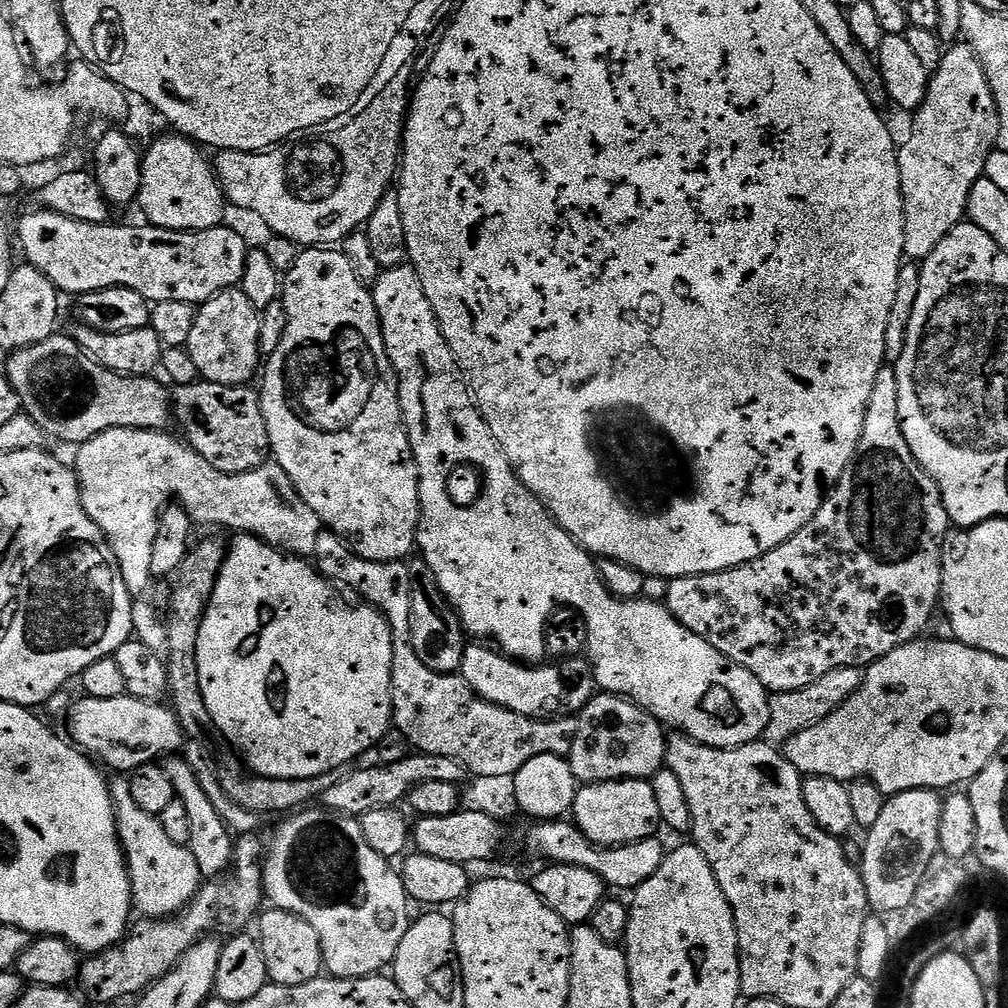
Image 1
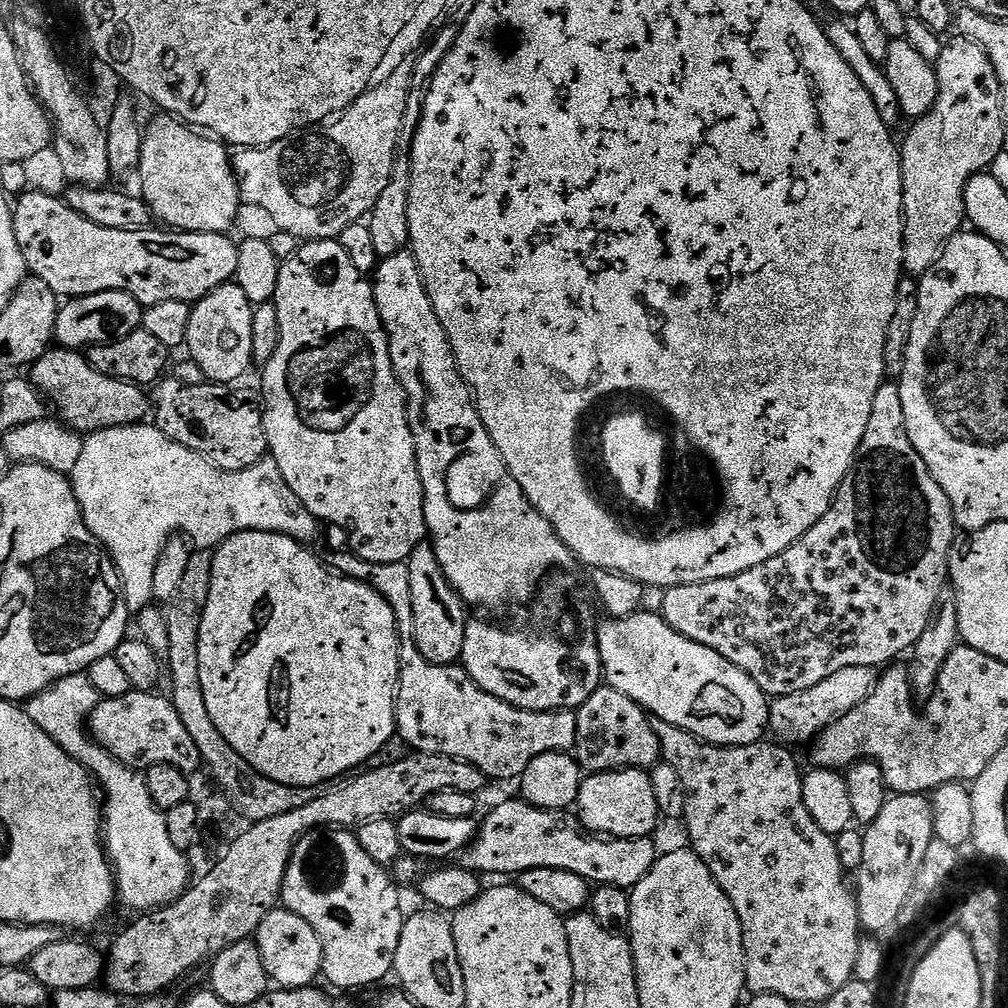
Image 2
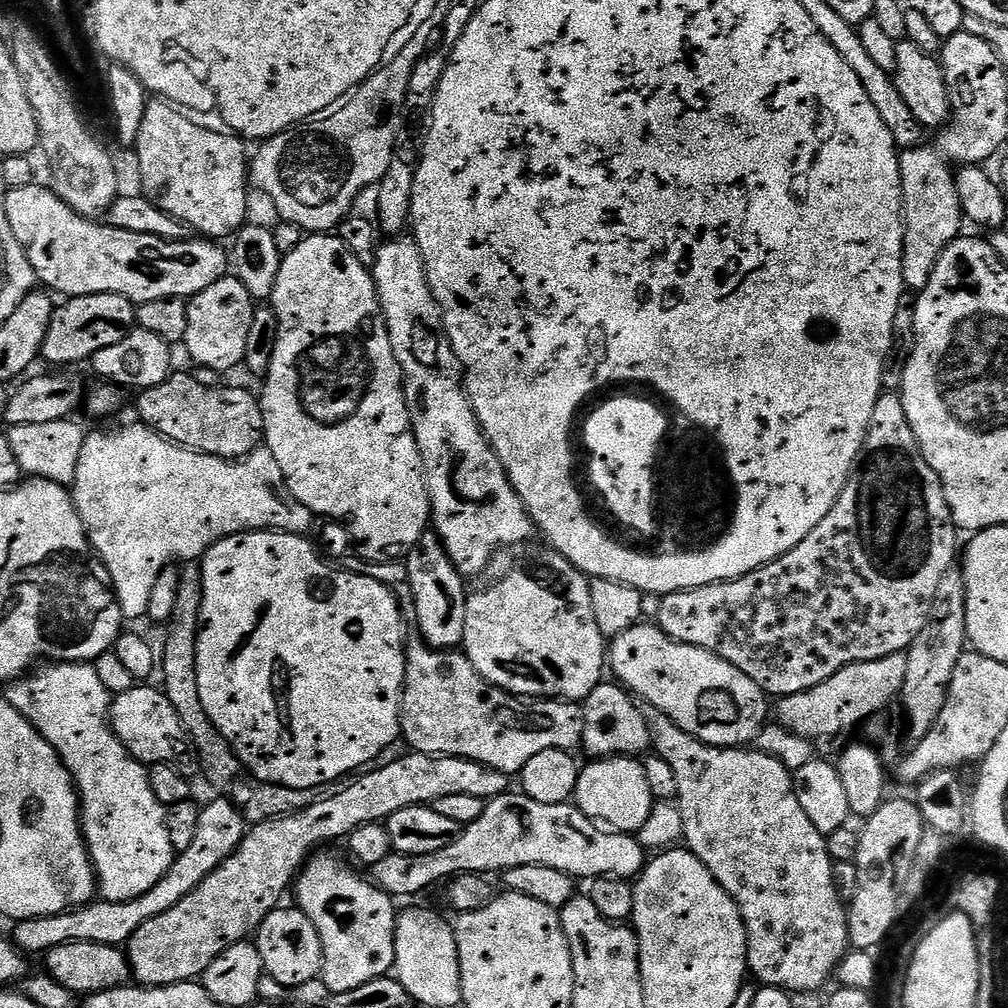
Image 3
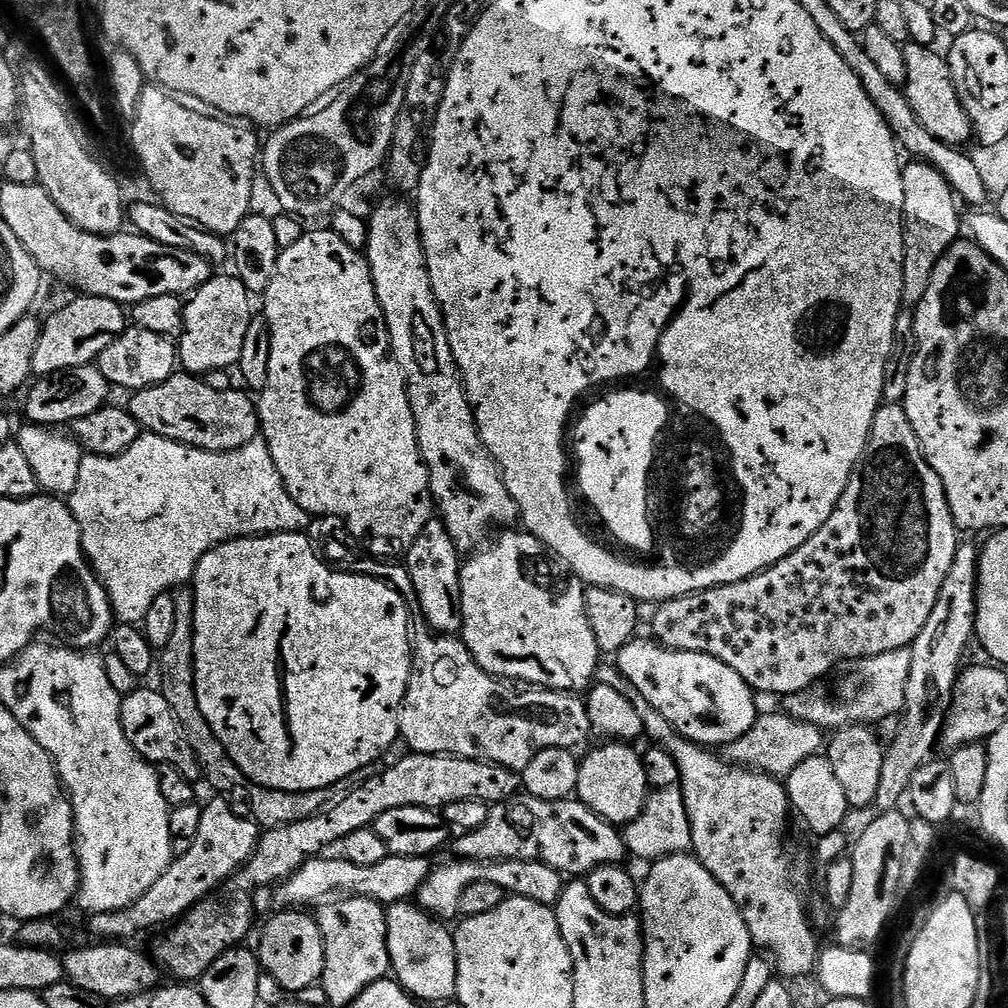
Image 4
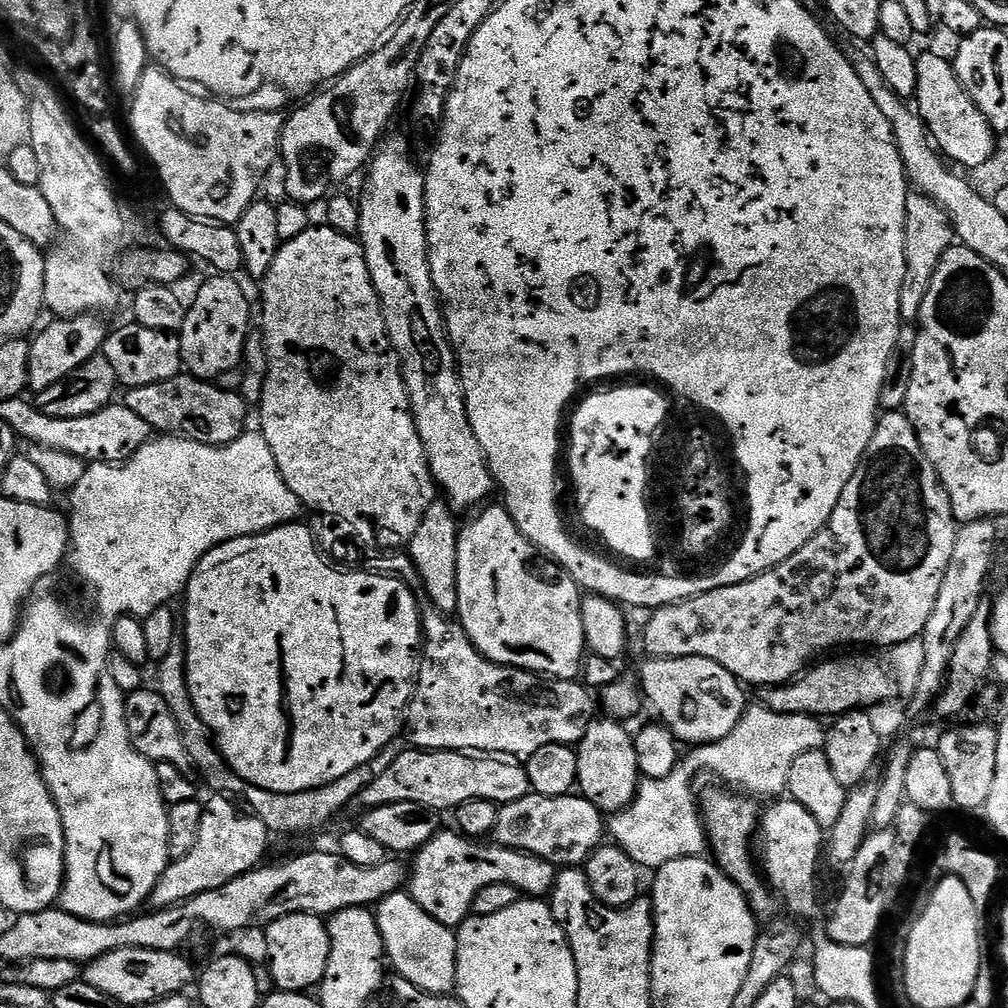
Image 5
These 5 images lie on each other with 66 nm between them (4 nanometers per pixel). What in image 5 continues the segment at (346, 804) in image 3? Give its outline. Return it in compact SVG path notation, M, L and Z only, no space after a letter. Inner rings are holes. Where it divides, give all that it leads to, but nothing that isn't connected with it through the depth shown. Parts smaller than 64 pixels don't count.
M409 750L391 764L386 774L372 777L370 786L360 791L359 803L364 803L365 809L378 806L390 806L398 802L414 802L425 810L448 808L454 810L466 802L489 800L497 806L518 802L518 798L526 798L532 792L527 767L512 756L497 756L483 752L430 752L427 750Z

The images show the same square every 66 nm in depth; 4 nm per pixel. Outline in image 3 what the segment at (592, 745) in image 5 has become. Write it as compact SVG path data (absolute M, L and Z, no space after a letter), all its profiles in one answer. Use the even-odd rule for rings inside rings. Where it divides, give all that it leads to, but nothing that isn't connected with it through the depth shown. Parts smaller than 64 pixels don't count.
M609 756L596 758L592 764L584 764L580 769L580 777L576 783L574 803L582 814L590 819L607 826L613 832L639 833L642 826L646 826L646 818L650 818L654 807L654 797L650 790L650 782L646 782L646 770L639 759L630 756Z

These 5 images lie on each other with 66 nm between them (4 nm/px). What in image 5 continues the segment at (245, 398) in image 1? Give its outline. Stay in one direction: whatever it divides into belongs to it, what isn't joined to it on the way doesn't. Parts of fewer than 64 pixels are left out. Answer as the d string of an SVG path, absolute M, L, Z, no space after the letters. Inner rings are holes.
M181 374L154 386L129 388L123 393L122 402L157 433L183 436L215 448L234 442L249 427L250 406L239 392L227 392L215 382L191 374Z

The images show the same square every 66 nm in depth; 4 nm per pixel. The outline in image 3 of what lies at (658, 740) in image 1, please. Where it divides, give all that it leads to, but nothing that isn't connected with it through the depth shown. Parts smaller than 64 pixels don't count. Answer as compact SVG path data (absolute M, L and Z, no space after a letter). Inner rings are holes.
M601 682L582 702L584 710L583 751L588 751L589 757L592 758L643 757L651 749L652 739L650 730L646 726L646 718L642 718L640 713L639 703L619 683L608 683Z

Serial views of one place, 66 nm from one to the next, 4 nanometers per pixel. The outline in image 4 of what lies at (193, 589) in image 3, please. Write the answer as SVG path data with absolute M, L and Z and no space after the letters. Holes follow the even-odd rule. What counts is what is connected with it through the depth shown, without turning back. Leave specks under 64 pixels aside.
M180 585L170 594L174 598L174 627L166 646L159 649L158 661L162 666L162 688L160 693L170 702L170 710L174 710L174 718L178 718L184 739L190 742L194 754L200 763L203 779L209 780L217 788L219 795L227 799L240 816L247 816L261 829L276 828L279 824L302 822L311 816L318 816L325 808L335 804L342 792L339 787L310 790L309 792L283 792L263 788L248 780L228 757L222 742L210 729L202 710L198 710L198 698L194 686L194 638L193 638L193 606L196 601L195 591L189 585Z

